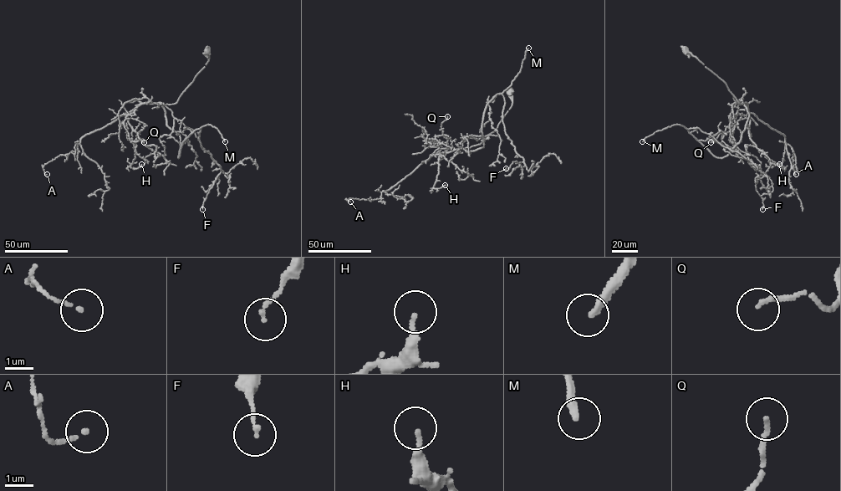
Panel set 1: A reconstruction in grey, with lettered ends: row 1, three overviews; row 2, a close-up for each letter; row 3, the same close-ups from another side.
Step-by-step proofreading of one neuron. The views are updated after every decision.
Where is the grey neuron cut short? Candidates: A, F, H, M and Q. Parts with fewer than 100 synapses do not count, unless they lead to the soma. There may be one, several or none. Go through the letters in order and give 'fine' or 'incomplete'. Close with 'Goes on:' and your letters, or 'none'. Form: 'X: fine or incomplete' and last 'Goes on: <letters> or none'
A: fine
F: fine
H: fine
M: incomplete
Q: fine
Goes on: M

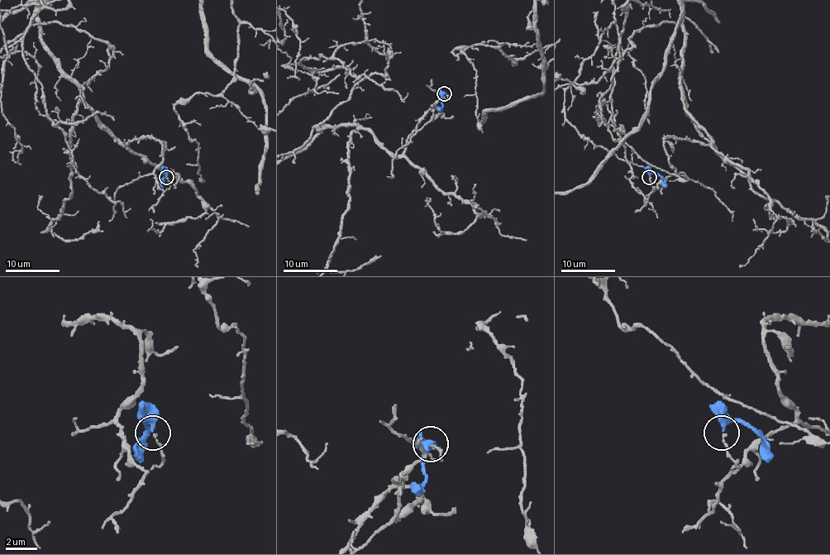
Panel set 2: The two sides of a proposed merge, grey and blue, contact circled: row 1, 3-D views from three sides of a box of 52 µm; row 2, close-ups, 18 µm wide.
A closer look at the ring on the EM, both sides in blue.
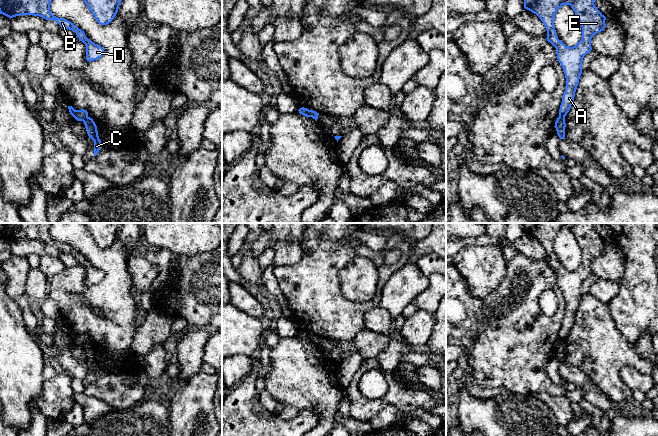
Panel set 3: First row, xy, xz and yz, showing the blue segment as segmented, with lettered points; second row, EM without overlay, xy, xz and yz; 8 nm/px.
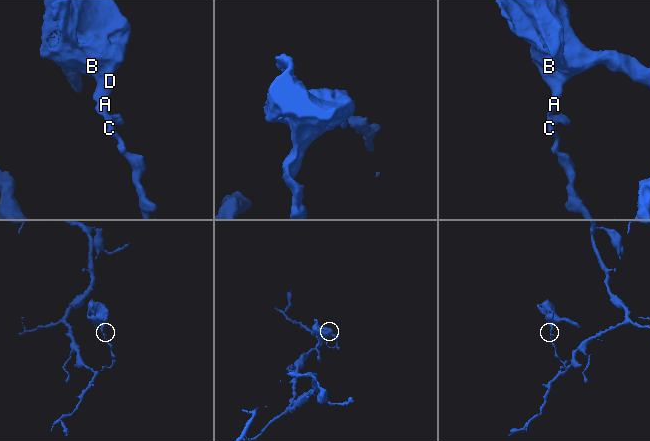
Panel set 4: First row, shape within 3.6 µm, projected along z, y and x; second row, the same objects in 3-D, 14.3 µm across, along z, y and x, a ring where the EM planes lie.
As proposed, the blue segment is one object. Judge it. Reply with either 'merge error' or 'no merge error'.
merge error

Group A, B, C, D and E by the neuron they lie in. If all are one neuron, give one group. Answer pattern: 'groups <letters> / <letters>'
groups A B D E / C

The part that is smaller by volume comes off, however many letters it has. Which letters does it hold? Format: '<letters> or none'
A, B, D, E

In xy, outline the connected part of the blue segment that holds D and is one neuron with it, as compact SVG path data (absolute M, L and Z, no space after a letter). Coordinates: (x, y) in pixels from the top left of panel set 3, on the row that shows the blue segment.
M0 0L0 14L10 19L20 15L40 16L46 20L55 20L62 29L69 29L76 33L79 41L86 46L86 60L91 62L104 55L104 49L98 44L89 40L84 31L79 29L72 22L54 16L50 11L52 0Z

